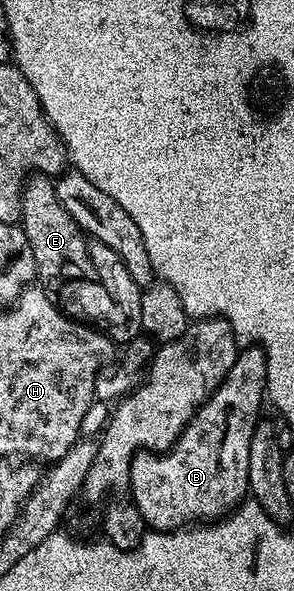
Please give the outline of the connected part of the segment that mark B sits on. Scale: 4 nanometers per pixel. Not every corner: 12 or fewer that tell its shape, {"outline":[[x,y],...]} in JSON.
{"outline":[[253,343],[176,443],[139,452],[127,489],[170,533],[249,492],[267,359]]}

